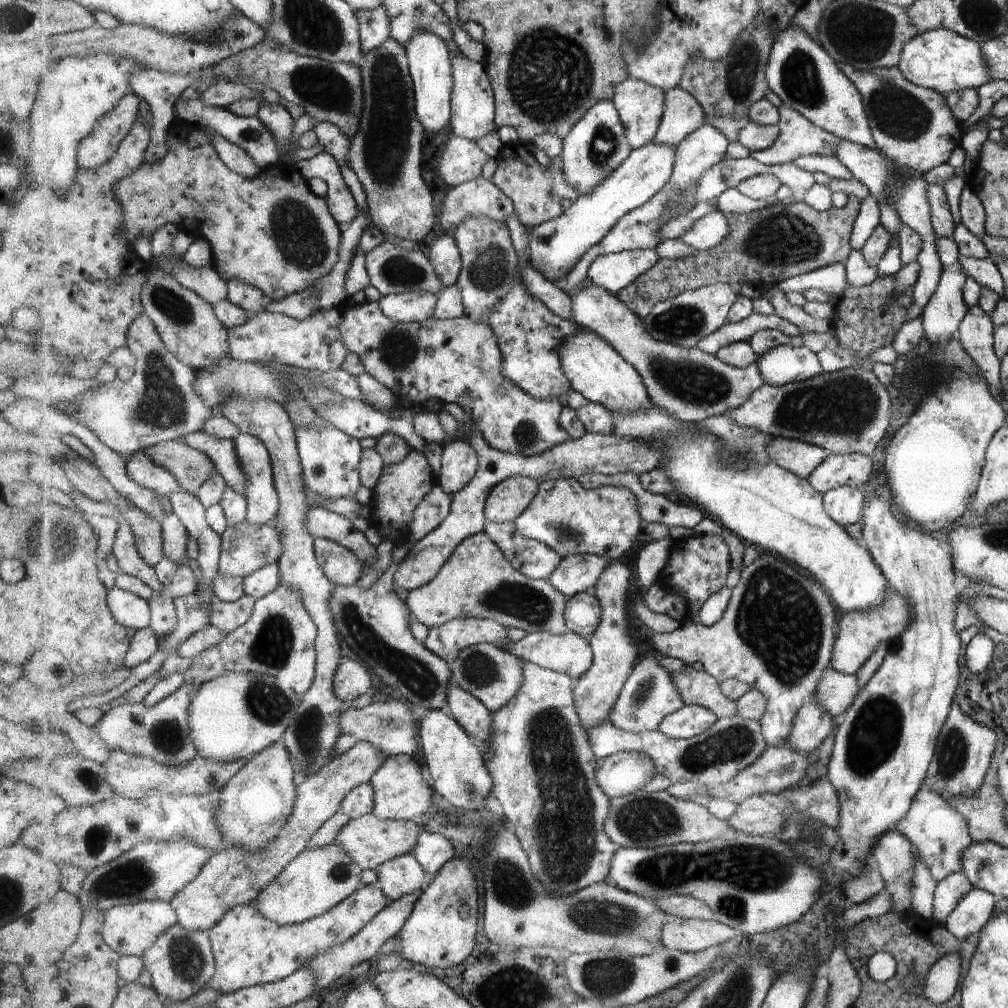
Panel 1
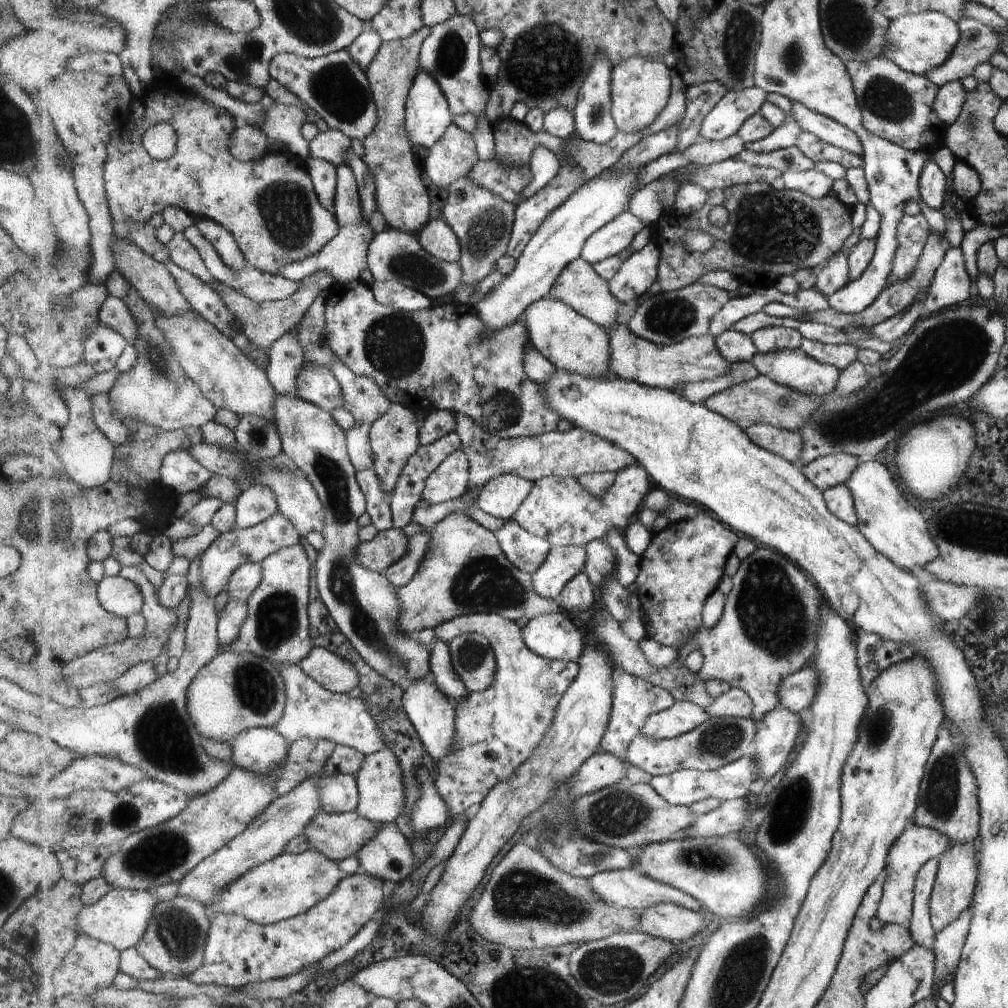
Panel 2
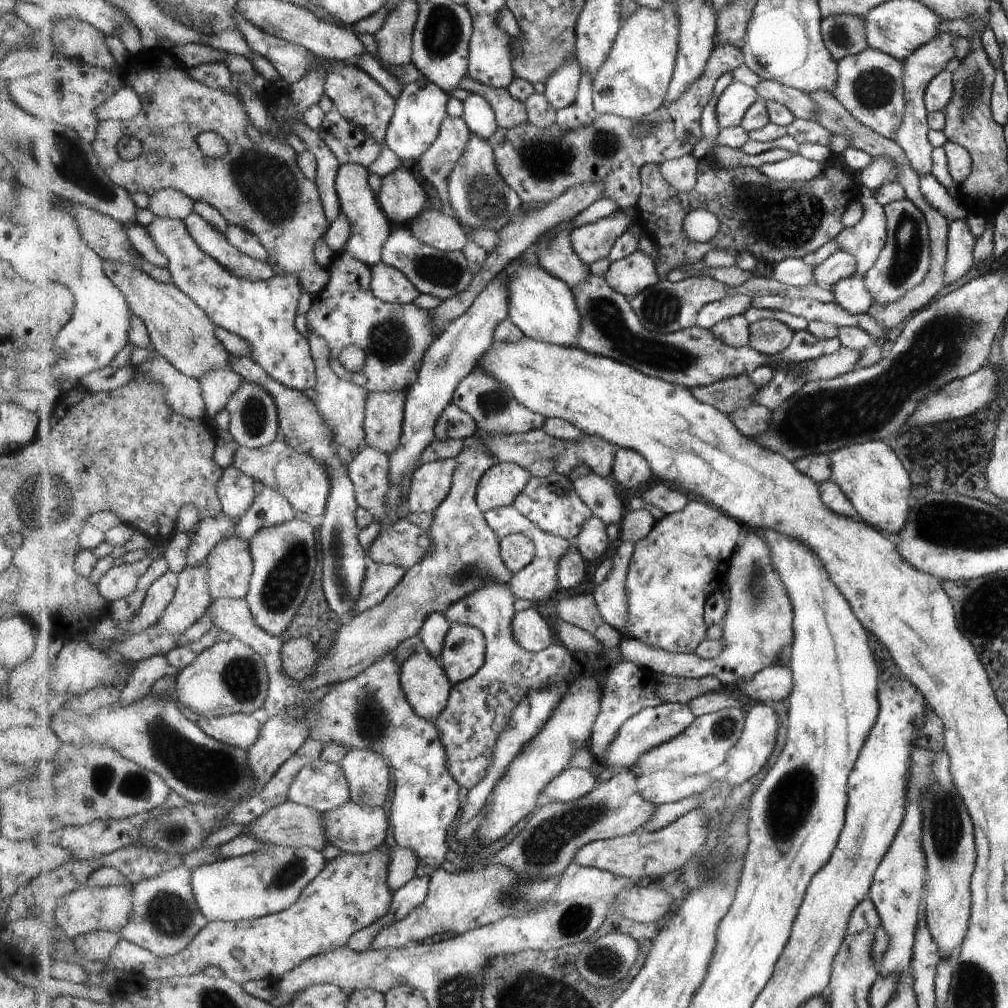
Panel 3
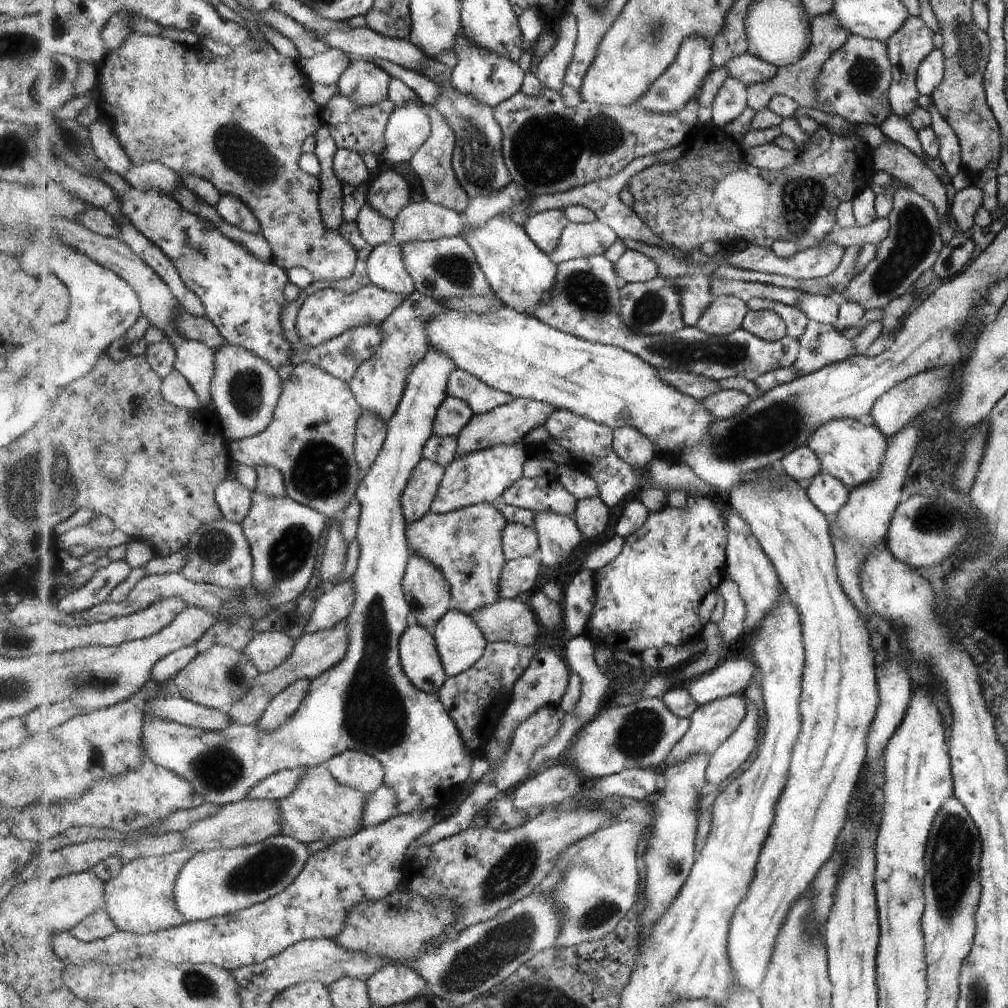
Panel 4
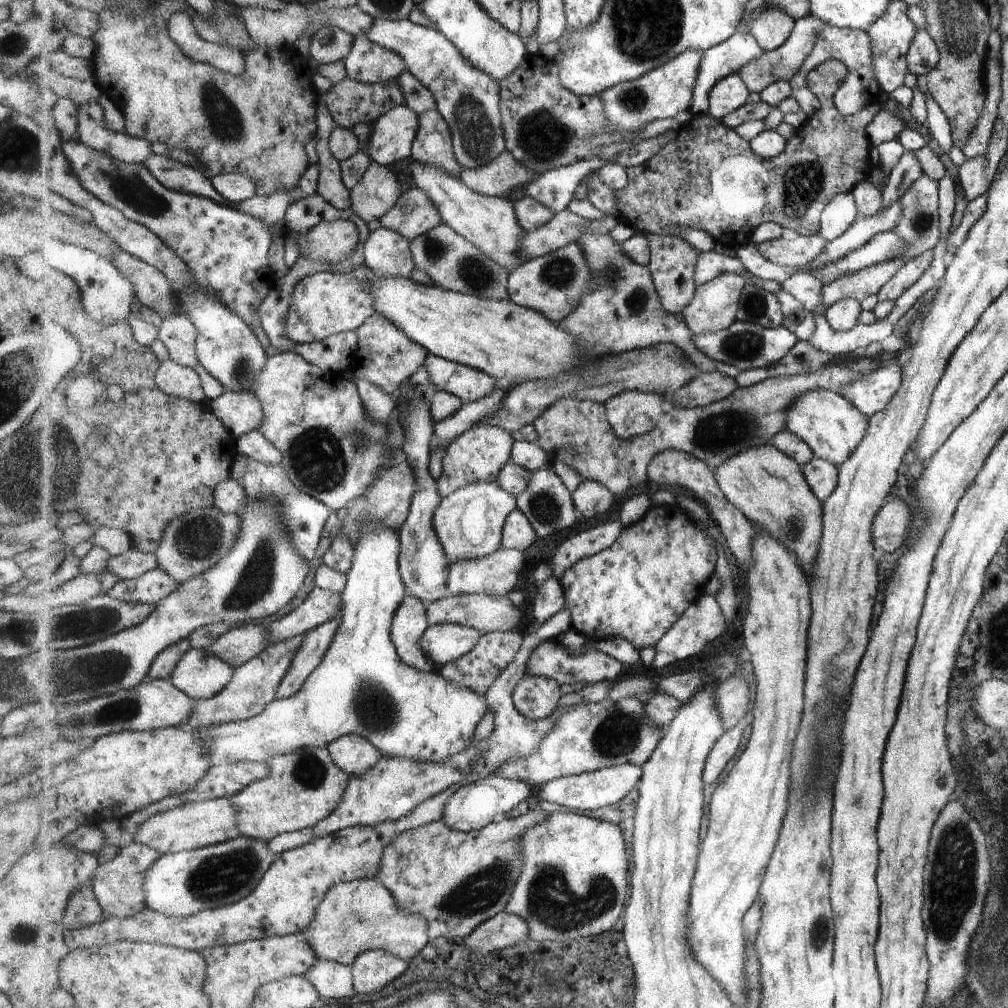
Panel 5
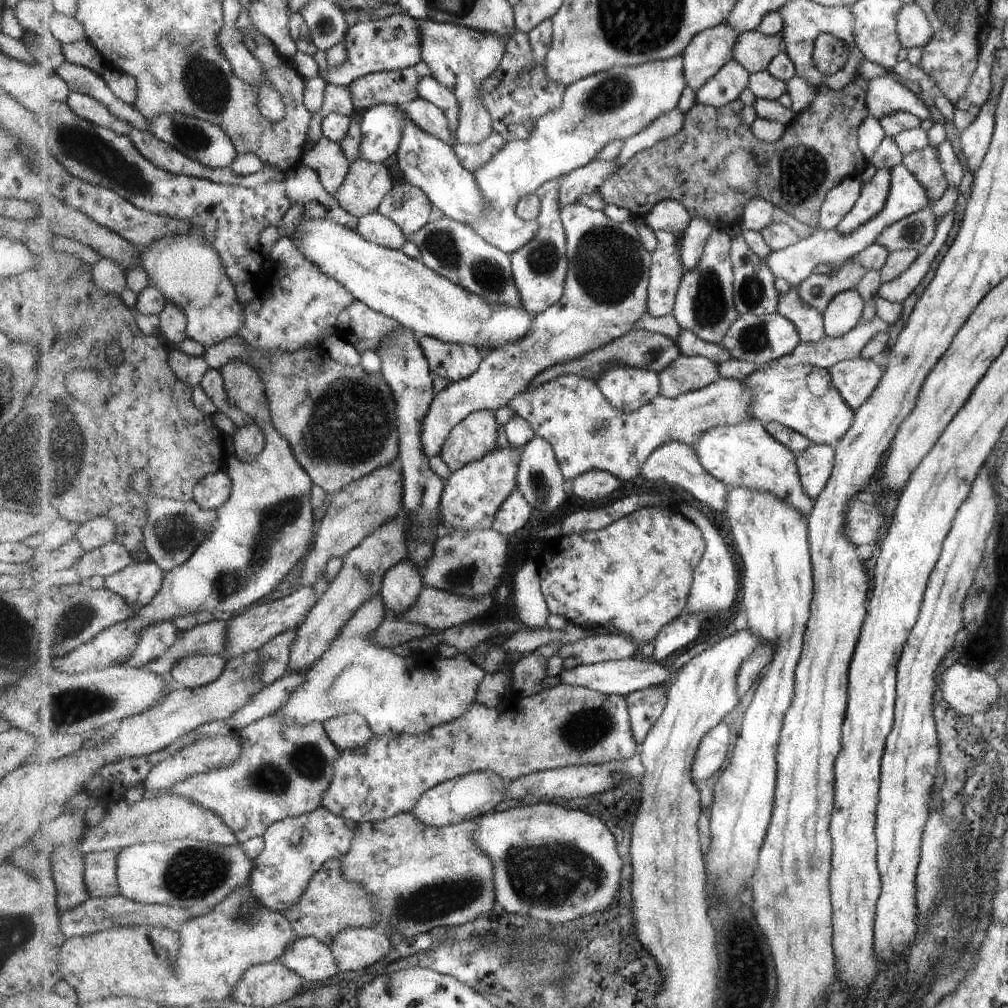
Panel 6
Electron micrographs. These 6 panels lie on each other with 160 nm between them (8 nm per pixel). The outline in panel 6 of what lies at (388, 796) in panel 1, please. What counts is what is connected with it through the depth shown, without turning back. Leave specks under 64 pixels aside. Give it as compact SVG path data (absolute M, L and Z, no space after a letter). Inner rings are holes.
M359 713L344 714L325 721L323 726L340 751L363 749L374 737L374 730L371 730L367 719Z

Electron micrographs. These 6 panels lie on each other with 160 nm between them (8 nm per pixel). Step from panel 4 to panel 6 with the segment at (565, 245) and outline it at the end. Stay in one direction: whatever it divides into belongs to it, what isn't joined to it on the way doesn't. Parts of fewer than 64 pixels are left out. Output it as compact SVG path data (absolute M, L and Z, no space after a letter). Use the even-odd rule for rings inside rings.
M682 56L666 61L655 61L649 65L639 65L630 69L616 67L605 73L584 78L575 85L566 87L562 107L558 111L547 113L538 122L538 128L526 141L513 141L507 143L505 148L492 158L476 173L479 188L486 196L486 212L472 223L472 226L488 243L499 247L508 255L517 253L519 249L527 246L540 231L539 221L524 221L518 217L516 206L521 194L528 193L533 188L553 179L560 179L575 169L580 169L595 161L599 152L610 142L626 140L653 125L658 118L670 113L678 107L686 105L683 93L688 87L686 71Z

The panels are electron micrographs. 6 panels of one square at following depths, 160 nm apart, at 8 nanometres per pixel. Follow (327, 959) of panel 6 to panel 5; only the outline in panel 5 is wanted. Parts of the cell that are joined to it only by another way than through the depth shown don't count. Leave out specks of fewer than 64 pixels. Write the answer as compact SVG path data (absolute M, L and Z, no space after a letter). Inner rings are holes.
M321 959L305 975L326 1000L341 1000L355 996L354 974L350 966Z

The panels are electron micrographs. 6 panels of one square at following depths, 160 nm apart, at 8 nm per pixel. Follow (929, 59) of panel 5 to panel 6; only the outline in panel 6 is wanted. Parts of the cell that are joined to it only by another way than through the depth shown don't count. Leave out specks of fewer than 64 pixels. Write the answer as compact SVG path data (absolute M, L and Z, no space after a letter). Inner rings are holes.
M913 2L903 4L896 18L896 33L900 48L923 48L932 37L932 30L923 11Z

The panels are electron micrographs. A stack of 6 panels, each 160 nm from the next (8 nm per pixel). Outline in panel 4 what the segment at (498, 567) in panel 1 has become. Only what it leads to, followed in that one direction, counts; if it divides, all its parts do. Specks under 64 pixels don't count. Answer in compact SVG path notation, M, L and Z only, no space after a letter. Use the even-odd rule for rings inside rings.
M513 398L511 404L503 404L485 414L474 414L471 423L467 424L456 436L458 450L455 460L469 456L473 452L479 452L479 450L497 446L497 444L521 444L527 434L530 434L535 428L543 427L555 410L557 408L549 406L547 402L539 402L539 400L531 400L531 398ZM347 621L341 622L331 630L319 630L319 632L309 633L299 637L295 642L293 654L291 658L287 658L287 662L283 662L279 668L271 670L271 672L260 673L257 678L257 686L253 686L245 698L237 704L231 706L231 712L227 712L227 716L233 720L234 723L245 725L256 724L261 720L263 714L270 708L271 702L274 701L279 694L283 693L297 680L315 680L321 674L325 674L327 670L331 670L333 666L337 666L339 662L343 662L345 654L349 648L349 628L347 628Z

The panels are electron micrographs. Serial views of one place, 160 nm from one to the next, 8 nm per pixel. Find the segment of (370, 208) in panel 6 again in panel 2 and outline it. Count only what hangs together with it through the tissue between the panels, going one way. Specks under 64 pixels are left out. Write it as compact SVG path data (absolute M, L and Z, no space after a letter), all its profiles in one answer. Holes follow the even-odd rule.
M425 26L411 38L384 42L366 70L374 90L379 118L374 132L362 140L362 160L374 175L376 205L388 226L414 235L421 233L429 222L431 198L427 186L423 184L421 168L413 154L406 127L406 104L420 69L419 55L422 53L423 43L431 33L432 28Z

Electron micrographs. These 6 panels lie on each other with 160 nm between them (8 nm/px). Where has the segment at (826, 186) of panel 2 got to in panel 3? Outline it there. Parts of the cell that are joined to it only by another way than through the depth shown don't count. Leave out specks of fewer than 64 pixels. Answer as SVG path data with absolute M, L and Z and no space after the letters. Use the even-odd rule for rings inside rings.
M791 155L784 161L763 165L759 170L776 181L812 181L821 177L827 167L828 163Z

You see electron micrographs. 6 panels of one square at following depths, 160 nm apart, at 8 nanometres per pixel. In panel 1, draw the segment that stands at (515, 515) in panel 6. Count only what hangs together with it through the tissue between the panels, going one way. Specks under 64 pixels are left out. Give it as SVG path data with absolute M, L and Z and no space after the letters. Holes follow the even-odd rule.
M488 520L487 524L484 526L484 531L498 543L513 566L522 571L523 574L526 574L529 578L545 579L547 581L561 564L562 556L557 554L556 550L553 550L550 546L547 546L547 544L541 541L525 538L516 529L515 522L496 523Z

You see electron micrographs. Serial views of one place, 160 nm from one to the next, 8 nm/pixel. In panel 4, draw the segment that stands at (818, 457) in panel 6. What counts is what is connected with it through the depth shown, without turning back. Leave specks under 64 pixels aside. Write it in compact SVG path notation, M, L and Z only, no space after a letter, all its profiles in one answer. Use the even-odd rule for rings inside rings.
M826 471L819 472L807 488L811 502L829 518L847 502L846 487Z

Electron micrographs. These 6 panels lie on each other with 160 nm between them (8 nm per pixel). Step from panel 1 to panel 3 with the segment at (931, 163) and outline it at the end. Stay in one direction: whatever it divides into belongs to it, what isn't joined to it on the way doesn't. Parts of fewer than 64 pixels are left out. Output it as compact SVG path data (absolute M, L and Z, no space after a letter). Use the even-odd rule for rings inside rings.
M867 47L854 55L846 52L846 55L836 62L836 68L836 88L834 89L836 101L863 126L893 141L904 115L902 62Z

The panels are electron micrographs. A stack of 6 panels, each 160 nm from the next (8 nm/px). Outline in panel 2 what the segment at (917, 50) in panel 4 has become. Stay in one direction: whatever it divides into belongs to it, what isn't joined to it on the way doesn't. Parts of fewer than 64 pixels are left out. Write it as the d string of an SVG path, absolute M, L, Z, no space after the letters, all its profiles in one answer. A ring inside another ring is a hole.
M962 18L955 24L958 26L959 40L950 56L941 66L924 75L938 87L971 76L977 65L989 63L989 58L1002 49L1002 38L997 29L967 18ZM931 160L921 169L918 180L919 198L928 209L940 211L944 205L946 178L943 171Z

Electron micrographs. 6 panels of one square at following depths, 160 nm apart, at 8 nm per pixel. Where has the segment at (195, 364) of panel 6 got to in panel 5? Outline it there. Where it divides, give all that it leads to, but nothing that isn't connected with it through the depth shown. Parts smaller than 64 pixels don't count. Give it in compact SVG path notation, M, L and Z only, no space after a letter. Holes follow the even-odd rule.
M170 358L160 364L156 381L158 387L169 396L202 404L206 400L202 380L197 372L190 367L178 365Z

